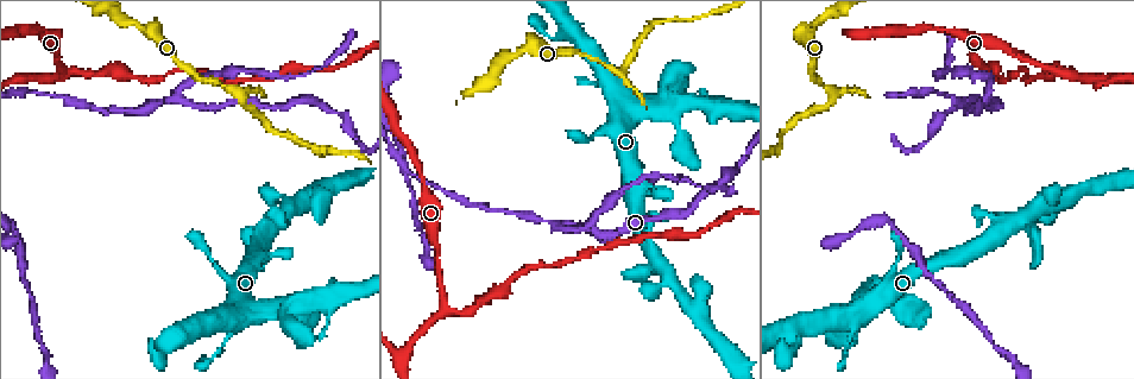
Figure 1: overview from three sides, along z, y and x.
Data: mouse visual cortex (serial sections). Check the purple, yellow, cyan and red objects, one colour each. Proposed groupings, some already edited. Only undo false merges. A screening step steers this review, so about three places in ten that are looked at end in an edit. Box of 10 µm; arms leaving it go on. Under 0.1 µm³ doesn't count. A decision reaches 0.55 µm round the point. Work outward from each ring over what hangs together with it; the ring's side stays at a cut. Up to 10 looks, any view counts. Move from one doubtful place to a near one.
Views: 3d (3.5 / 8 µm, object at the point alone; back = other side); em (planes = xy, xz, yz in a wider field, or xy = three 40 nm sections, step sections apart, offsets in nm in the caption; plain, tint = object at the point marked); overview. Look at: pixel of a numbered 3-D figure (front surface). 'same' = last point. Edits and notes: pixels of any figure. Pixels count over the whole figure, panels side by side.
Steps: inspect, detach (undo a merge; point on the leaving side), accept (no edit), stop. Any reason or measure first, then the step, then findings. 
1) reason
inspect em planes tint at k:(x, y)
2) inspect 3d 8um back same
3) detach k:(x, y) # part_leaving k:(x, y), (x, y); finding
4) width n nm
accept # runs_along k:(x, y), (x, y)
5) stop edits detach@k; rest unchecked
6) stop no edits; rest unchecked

a fork
inspect 3d 3.5um back at 1:(983, 97)

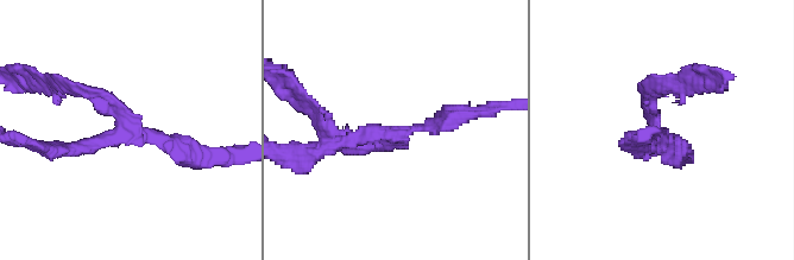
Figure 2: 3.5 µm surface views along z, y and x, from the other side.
arms 3; arm_widths 150, 200, 200 nm
inspect em xy step 1 tint at 2:(386, 135)

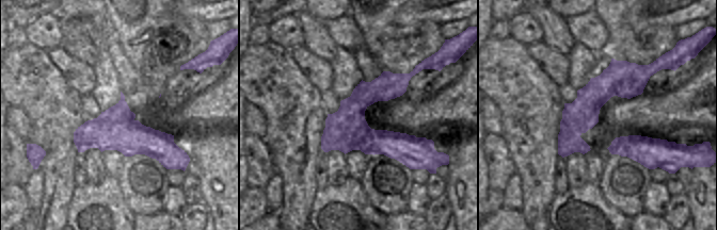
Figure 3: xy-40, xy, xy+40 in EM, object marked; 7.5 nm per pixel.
detach 2:(84, 93) # part_leaving 2:(125, 119), (107, 96), (38, 82); two cells meet here

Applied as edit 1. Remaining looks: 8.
abrupt turn
inspect 3d 3.5um at 1:(832, 94)

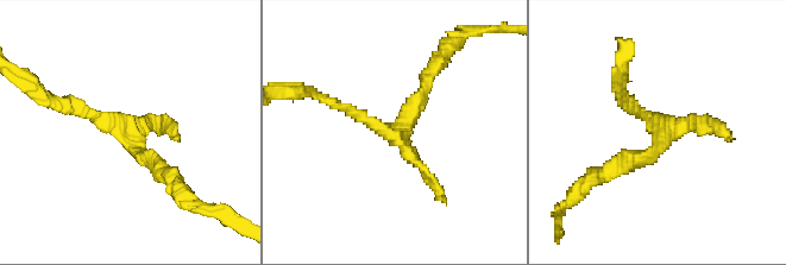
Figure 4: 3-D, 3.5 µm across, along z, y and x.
inspect em xy step 5 tint at 4:(392, 134)

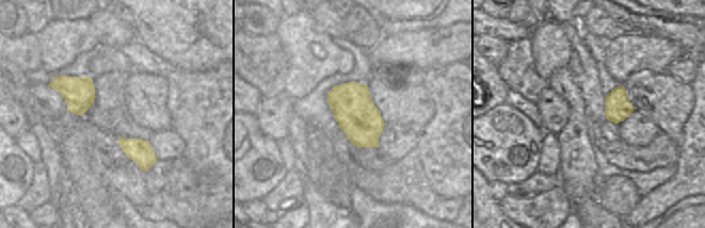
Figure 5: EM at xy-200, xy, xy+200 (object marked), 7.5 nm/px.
inspect em xy step 1 tint same

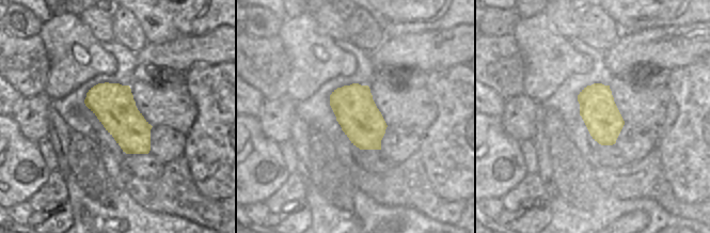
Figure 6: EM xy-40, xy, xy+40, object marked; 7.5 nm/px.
accept # runs_along 4:(62, 105), (113, 119), (161, 170); continuous, no second cell

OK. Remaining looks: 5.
branch point
inspect 3d 3.5um at 1:(869, 309)

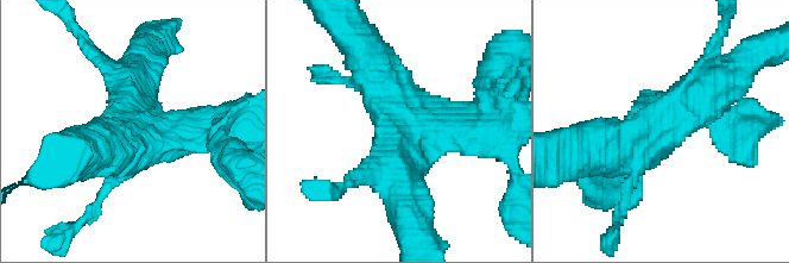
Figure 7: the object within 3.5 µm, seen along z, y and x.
inspect em xy step 3 tint at 7:(667, 127)

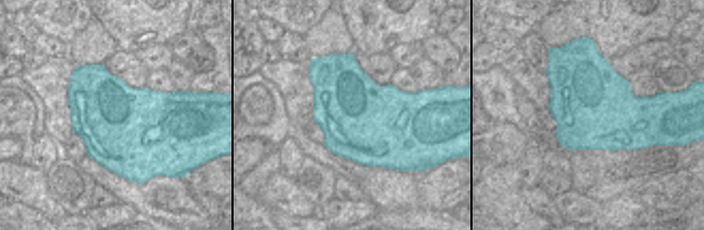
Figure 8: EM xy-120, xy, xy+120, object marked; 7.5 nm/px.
accept # runs_along 7:(409, 196), (402, 132), (483, 130); all the same cell

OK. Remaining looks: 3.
three arms meet
inspect 3d 3.5um at 1:(22, 80)

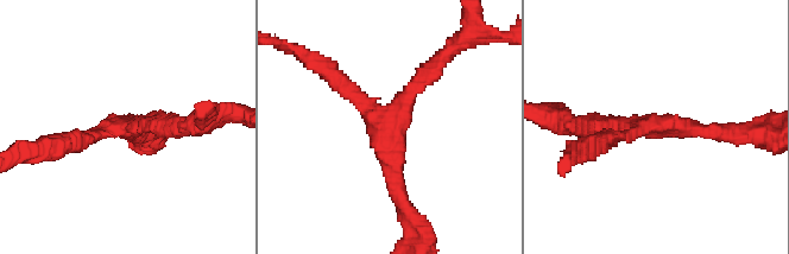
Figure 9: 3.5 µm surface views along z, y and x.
inspect em xy step 1 tint at 9:(391, 112)

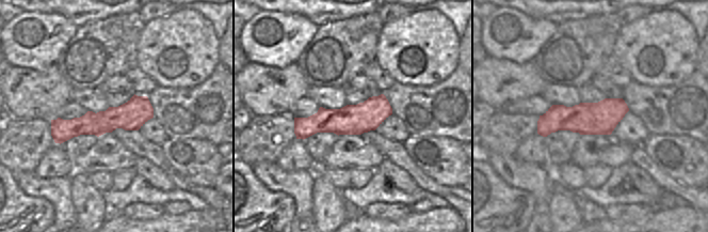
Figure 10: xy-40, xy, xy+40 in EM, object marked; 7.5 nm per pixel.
accept # runs_along 10:(150, 110), (53, 133); continuous, no second cell

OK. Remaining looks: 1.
stop edits detach@2; rest unchecked

